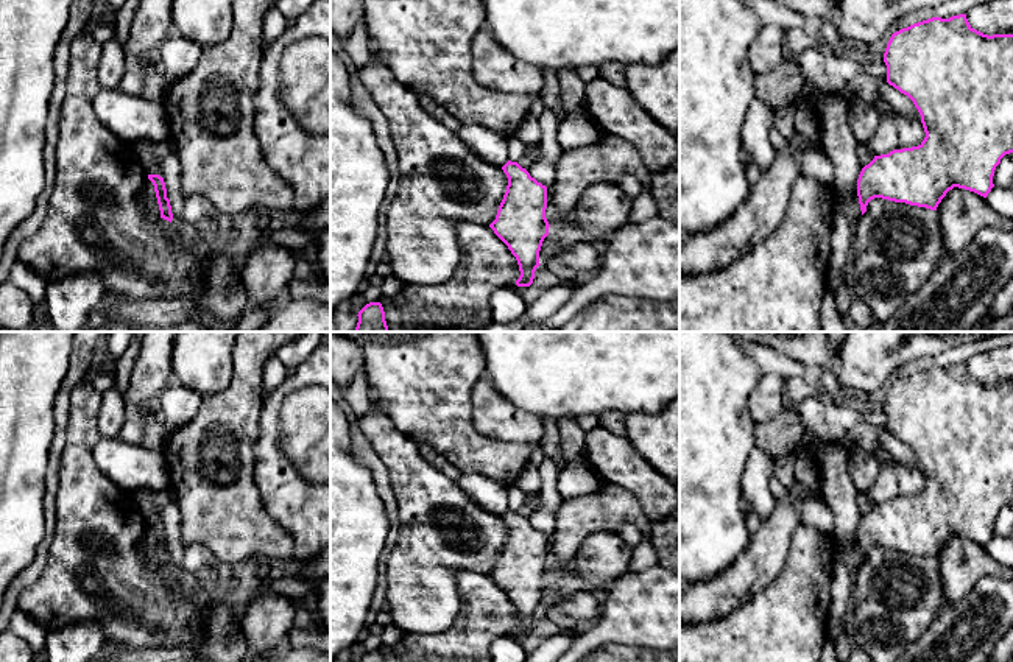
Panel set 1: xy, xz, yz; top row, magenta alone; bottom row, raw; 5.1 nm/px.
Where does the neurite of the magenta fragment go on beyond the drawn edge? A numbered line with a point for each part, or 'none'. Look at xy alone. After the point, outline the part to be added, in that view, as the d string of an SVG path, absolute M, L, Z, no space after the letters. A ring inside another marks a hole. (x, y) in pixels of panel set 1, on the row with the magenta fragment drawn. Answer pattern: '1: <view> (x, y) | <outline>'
none

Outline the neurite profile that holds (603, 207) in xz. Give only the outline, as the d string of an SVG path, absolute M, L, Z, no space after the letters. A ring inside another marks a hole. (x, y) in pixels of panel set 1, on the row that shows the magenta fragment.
M597 182L580 196L572 221L597 238L608 238L630 223L633 199L616 182Z

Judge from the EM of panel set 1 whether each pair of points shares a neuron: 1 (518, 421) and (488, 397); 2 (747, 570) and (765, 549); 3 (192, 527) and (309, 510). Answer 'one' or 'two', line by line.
1: one
2: one
3: two

